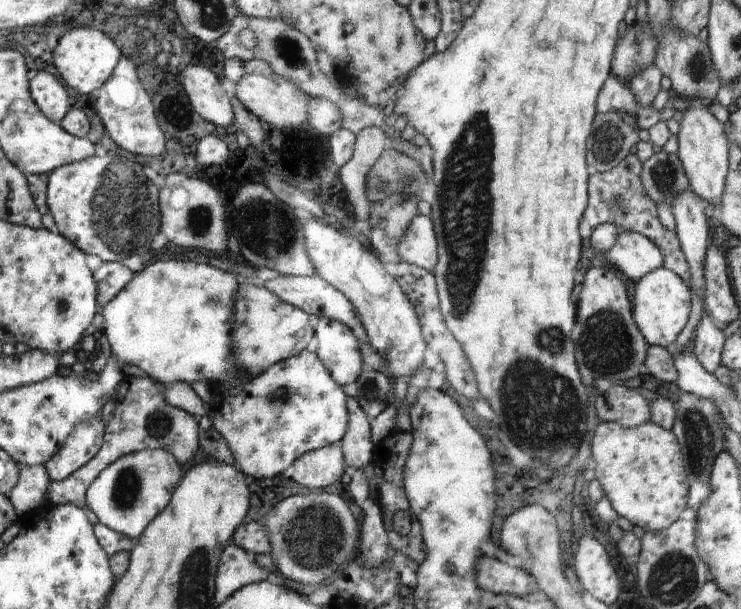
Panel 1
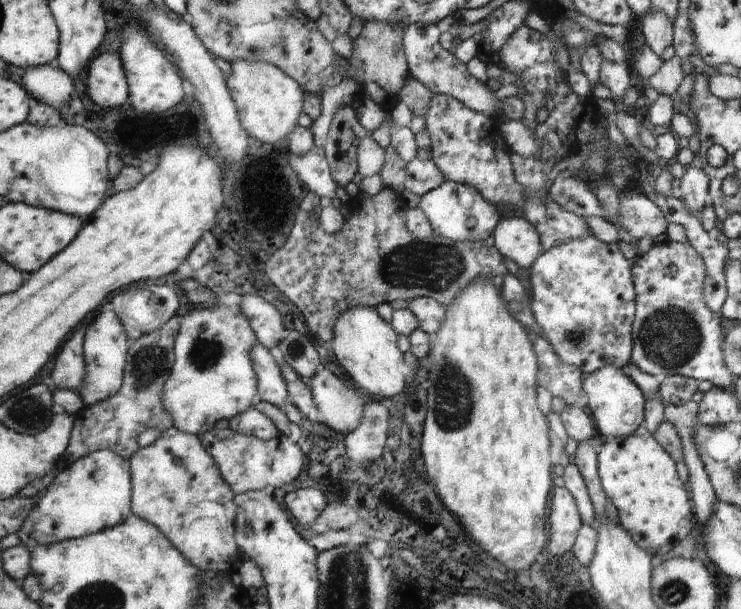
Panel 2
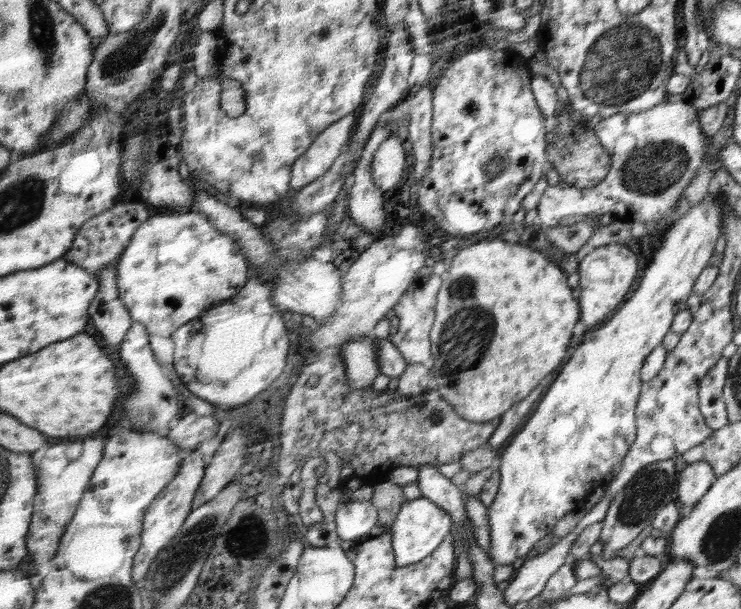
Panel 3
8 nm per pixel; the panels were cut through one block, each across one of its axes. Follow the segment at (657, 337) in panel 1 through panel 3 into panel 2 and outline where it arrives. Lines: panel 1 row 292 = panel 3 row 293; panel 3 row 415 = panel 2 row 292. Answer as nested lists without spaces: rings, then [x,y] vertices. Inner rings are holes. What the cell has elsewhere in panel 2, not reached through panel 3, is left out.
[[[588,234],[588,236],[582,236],[582,238],[574,238],[568,242],[560,243],[550,250],[545,250],[532,262],[530,266],[530,282],[532,288],[532,299],[530,301],[530,308],[532,308],[532,316],[536,319],[536,322],[540,324],[542,332],[544,332],[544,338],[552,344],[552,348],[556,349],[556,354],[560,356],[560,360],[568,366],[576,366],[580,368],[580,372],[584,376],[596,372],[603,366],[618,366],[622,368],[626,364],[631,362],[631,350],[632,350],[632,322],[634,322],[634,302],[636,302],[636,296],[634,296],[634,282],[632,282],[632,262],[630,259],[626,260],[620,250],[618,250],[618,243],[605,243],[598,240],[595,236]]]

